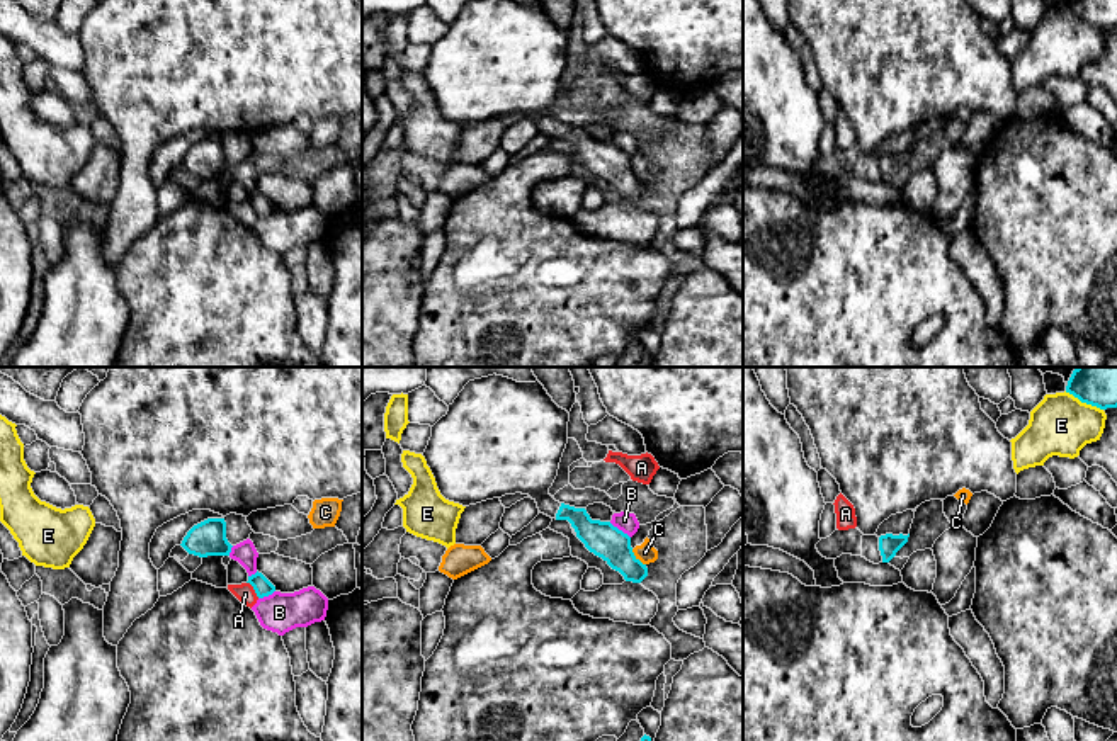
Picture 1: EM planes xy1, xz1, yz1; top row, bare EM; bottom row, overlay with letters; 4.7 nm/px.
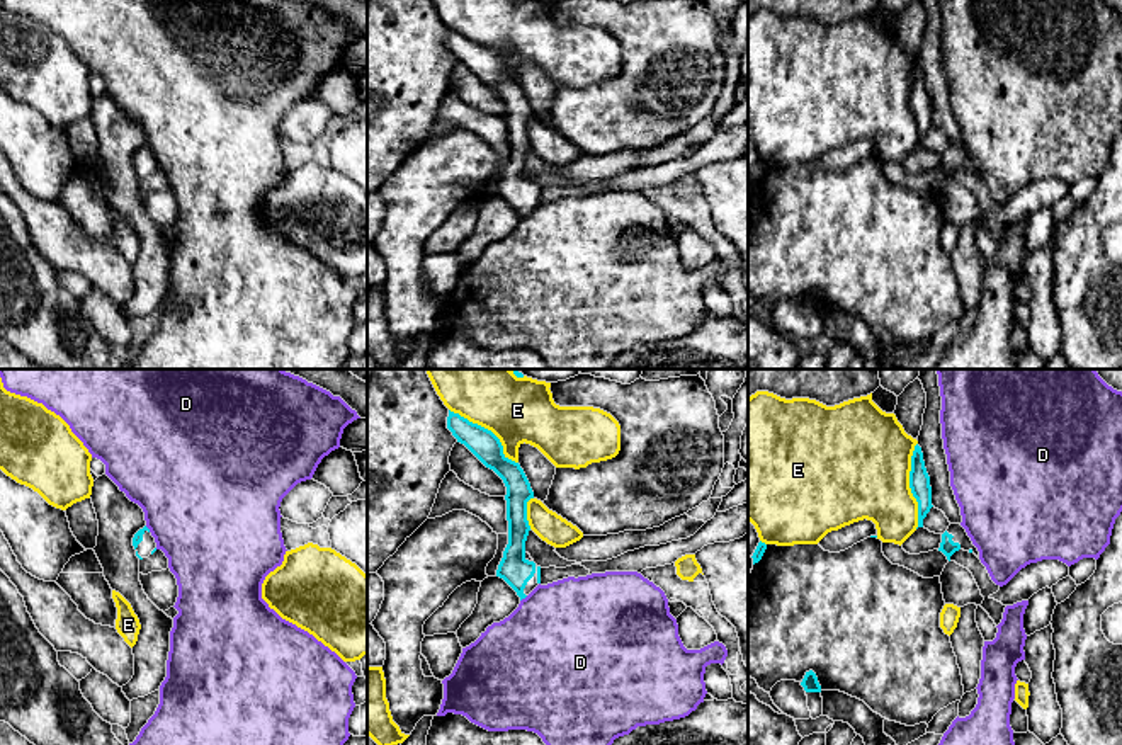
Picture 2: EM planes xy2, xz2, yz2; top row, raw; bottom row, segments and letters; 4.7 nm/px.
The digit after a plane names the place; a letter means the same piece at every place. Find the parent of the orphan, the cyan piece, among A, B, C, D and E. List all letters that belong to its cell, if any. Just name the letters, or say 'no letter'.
no letter

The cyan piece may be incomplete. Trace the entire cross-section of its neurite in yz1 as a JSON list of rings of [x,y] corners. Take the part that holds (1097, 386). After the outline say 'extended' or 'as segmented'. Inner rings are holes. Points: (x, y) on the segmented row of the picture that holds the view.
[[[1076,367],[1066,393],[1100,410],[1117,408],[1117,367]]] | as segmented

